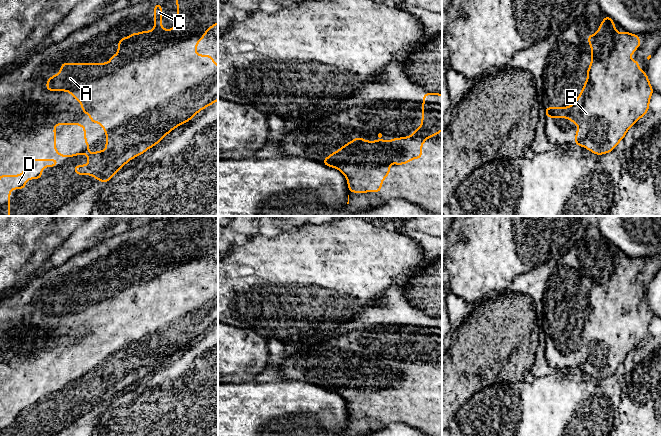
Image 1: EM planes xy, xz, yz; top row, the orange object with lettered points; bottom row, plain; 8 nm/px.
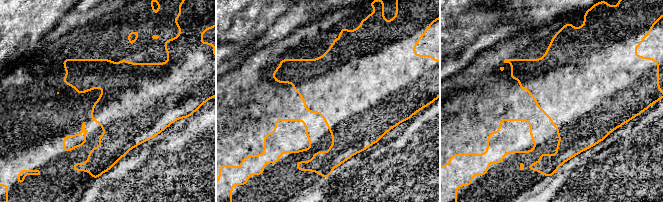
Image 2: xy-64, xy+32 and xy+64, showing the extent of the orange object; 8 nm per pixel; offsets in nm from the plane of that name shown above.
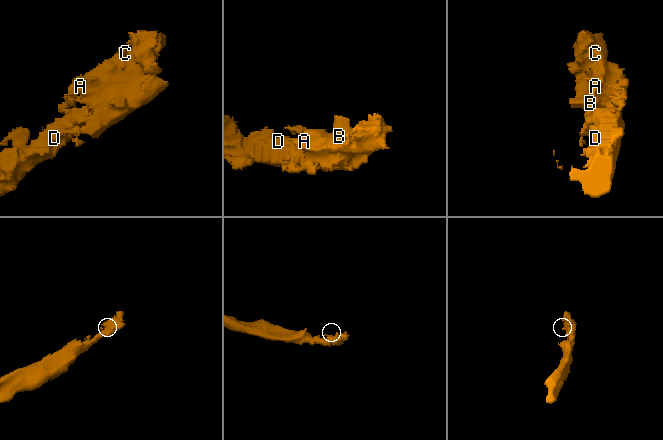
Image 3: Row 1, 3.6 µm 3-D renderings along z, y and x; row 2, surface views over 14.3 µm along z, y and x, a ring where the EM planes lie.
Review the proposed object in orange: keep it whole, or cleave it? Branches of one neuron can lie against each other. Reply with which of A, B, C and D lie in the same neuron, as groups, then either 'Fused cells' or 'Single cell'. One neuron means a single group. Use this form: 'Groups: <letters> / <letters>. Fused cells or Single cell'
Groups: A B D / C. Fused cells

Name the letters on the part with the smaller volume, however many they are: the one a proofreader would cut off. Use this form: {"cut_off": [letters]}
{"cut_off": ["C"]}

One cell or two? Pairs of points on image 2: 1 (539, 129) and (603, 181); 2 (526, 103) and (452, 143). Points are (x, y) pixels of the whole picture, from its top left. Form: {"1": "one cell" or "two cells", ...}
{"1": "two cells", "2": "one cell"}

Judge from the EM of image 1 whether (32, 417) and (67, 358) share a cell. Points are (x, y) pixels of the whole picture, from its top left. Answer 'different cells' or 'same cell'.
same cell

